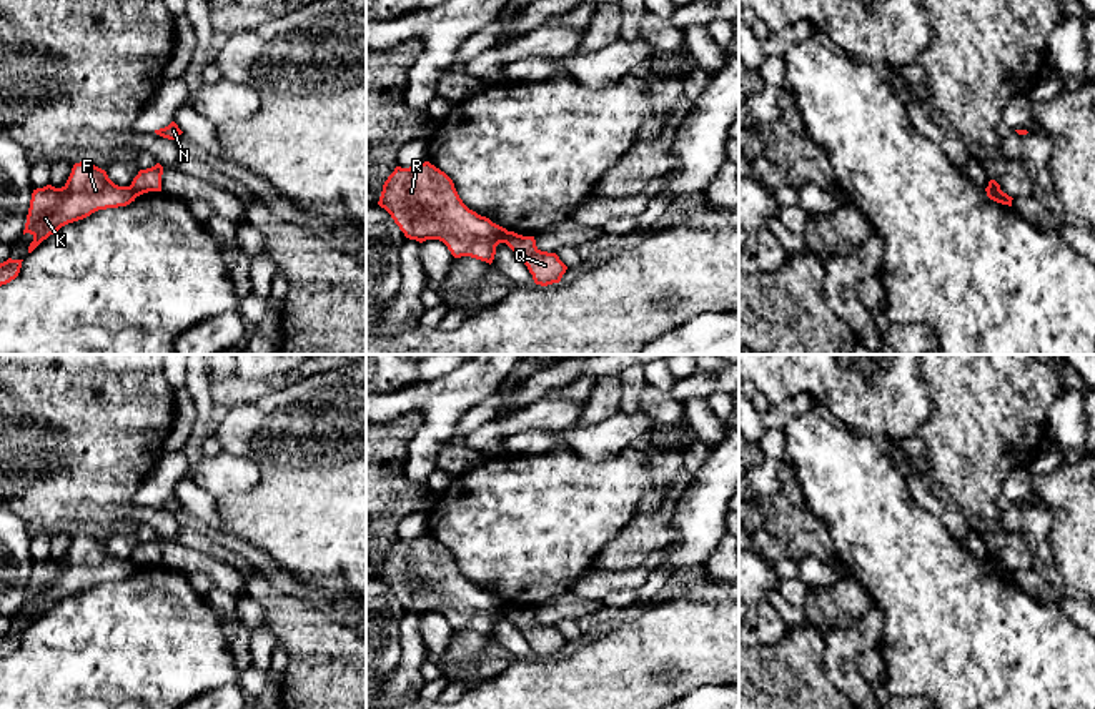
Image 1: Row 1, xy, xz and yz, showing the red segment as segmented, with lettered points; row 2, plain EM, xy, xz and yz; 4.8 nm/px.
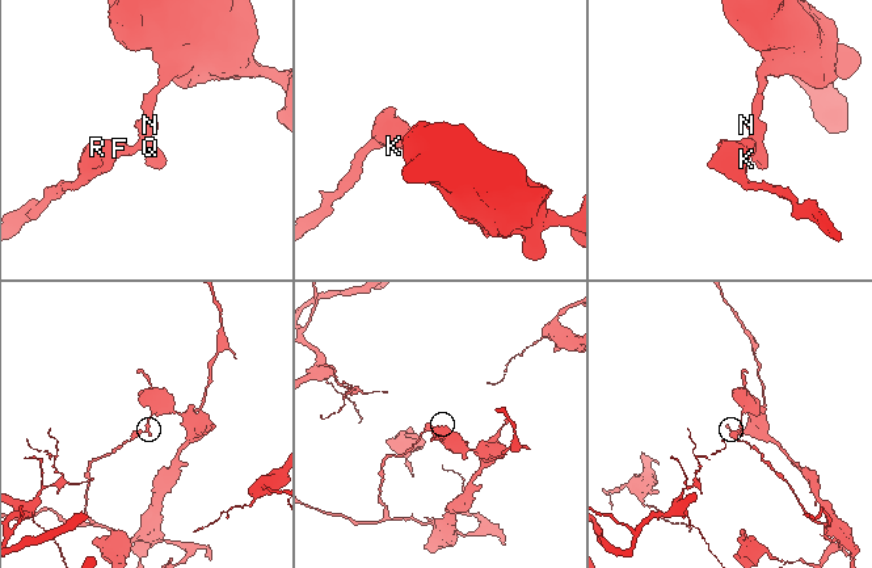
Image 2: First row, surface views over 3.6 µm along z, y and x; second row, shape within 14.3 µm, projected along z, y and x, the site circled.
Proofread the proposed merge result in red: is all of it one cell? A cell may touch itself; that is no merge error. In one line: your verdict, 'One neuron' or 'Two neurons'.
Two neurons

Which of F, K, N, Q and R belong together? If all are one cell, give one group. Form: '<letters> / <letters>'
F K R / N Q

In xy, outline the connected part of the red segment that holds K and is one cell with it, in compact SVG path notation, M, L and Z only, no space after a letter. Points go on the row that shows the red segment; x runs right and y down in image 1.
M87 161L75 163L62 188L47 185L33 190L23 230L23 235L33 236L28 253L62 226L98 210L126 206L136 196L131 186L115 185L105 170Z

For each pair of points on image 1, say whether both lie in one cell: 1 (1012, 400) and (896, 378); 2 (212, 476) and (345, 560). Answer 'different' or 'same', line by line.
1: different
2: different

